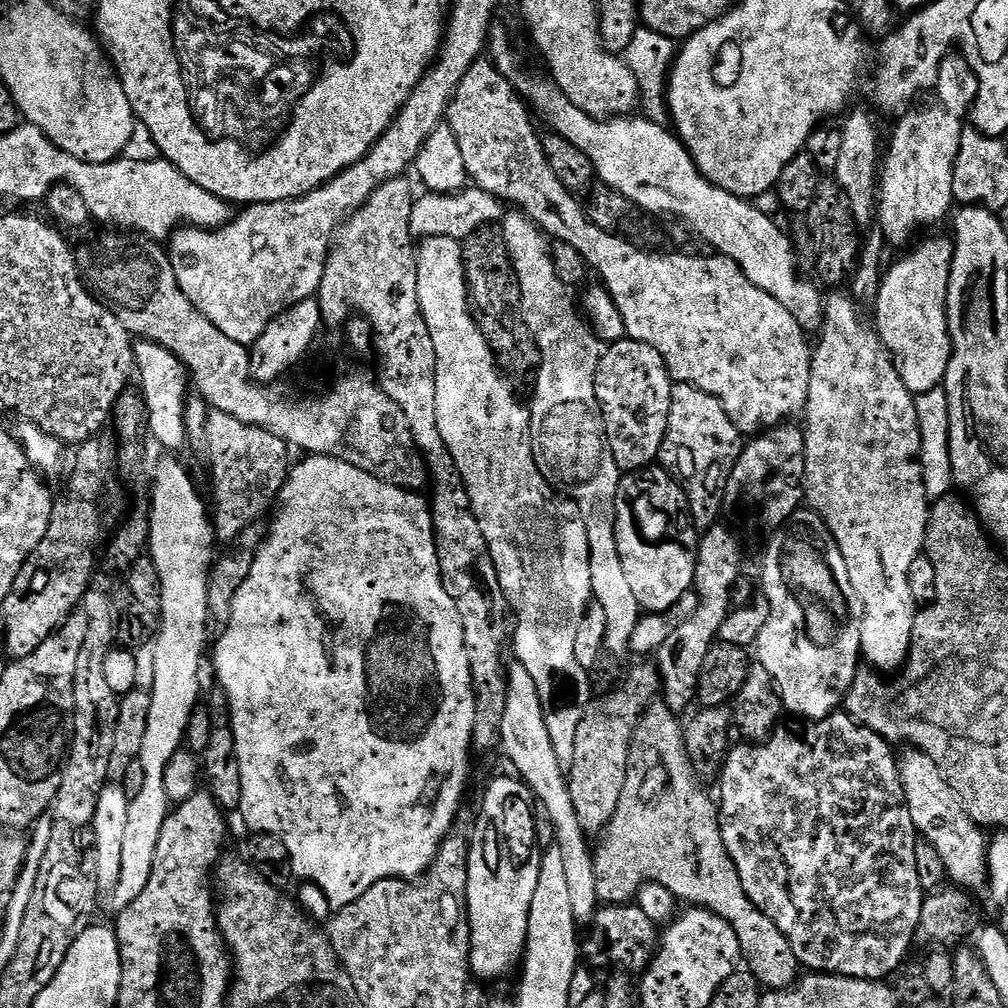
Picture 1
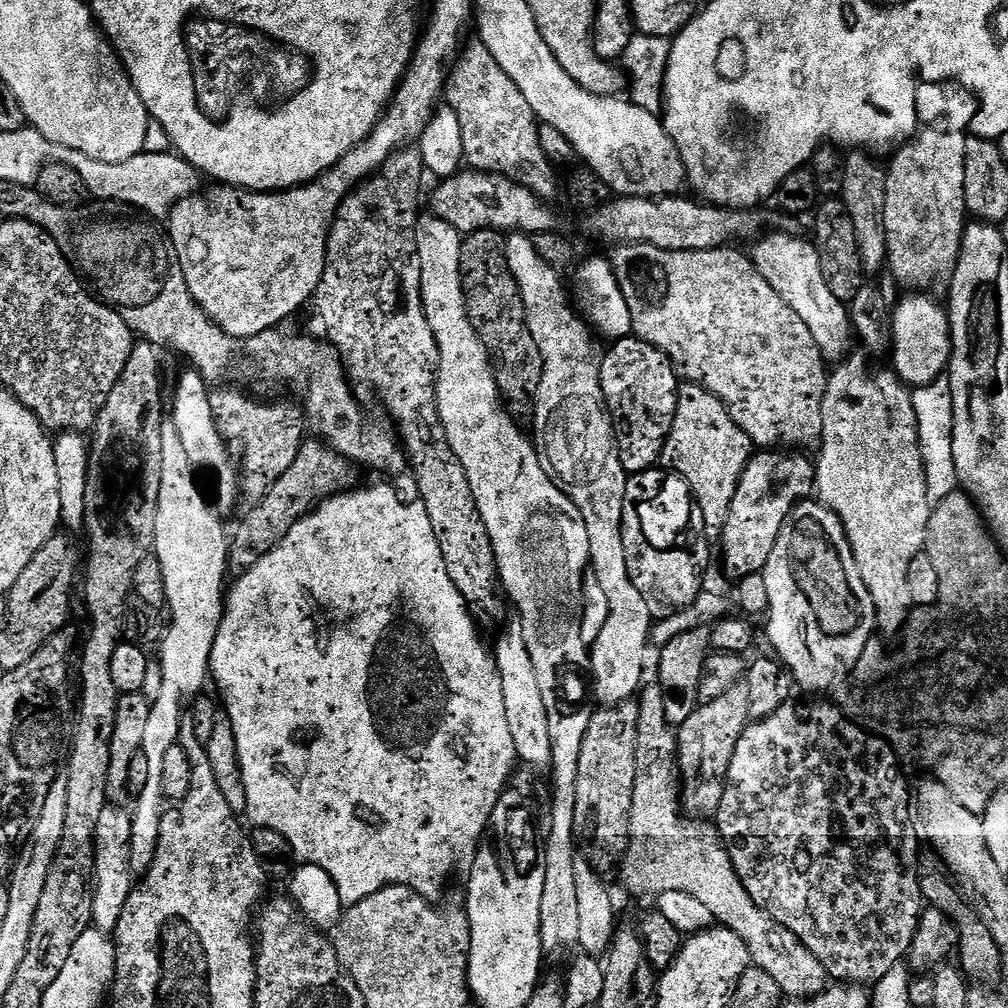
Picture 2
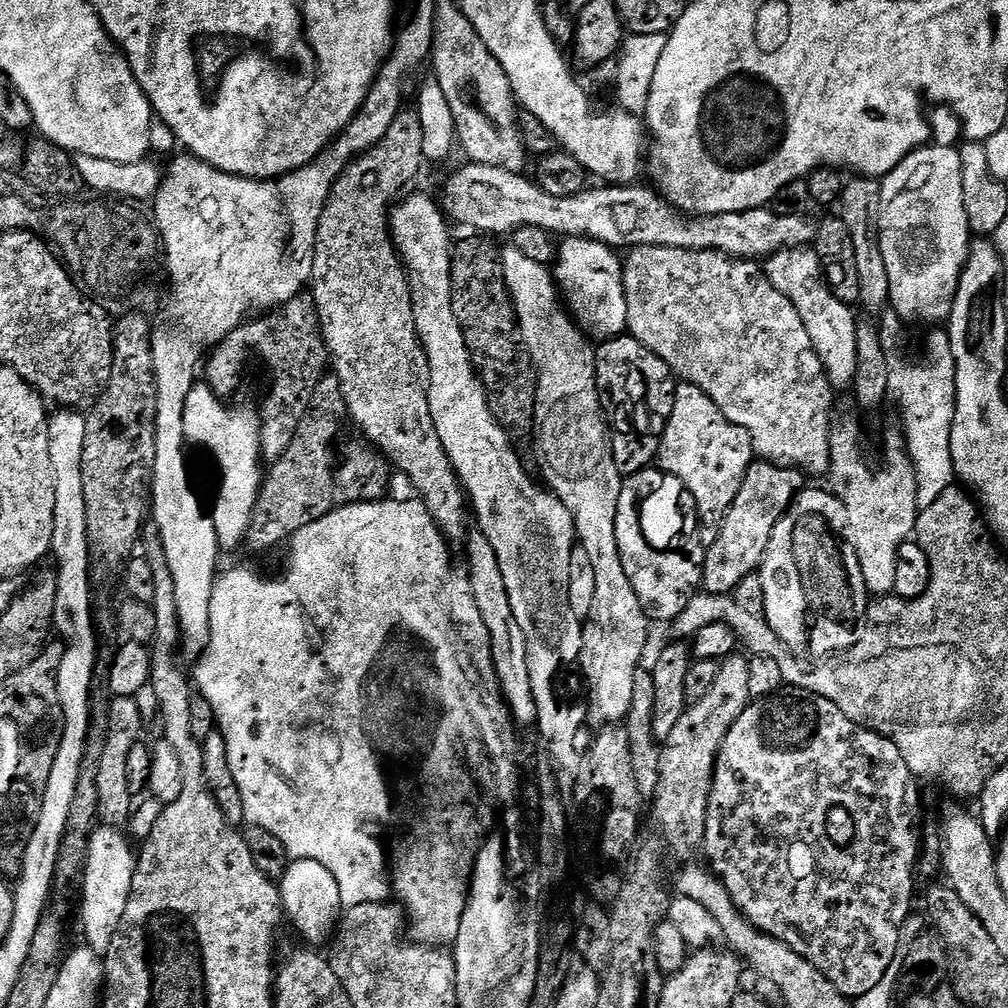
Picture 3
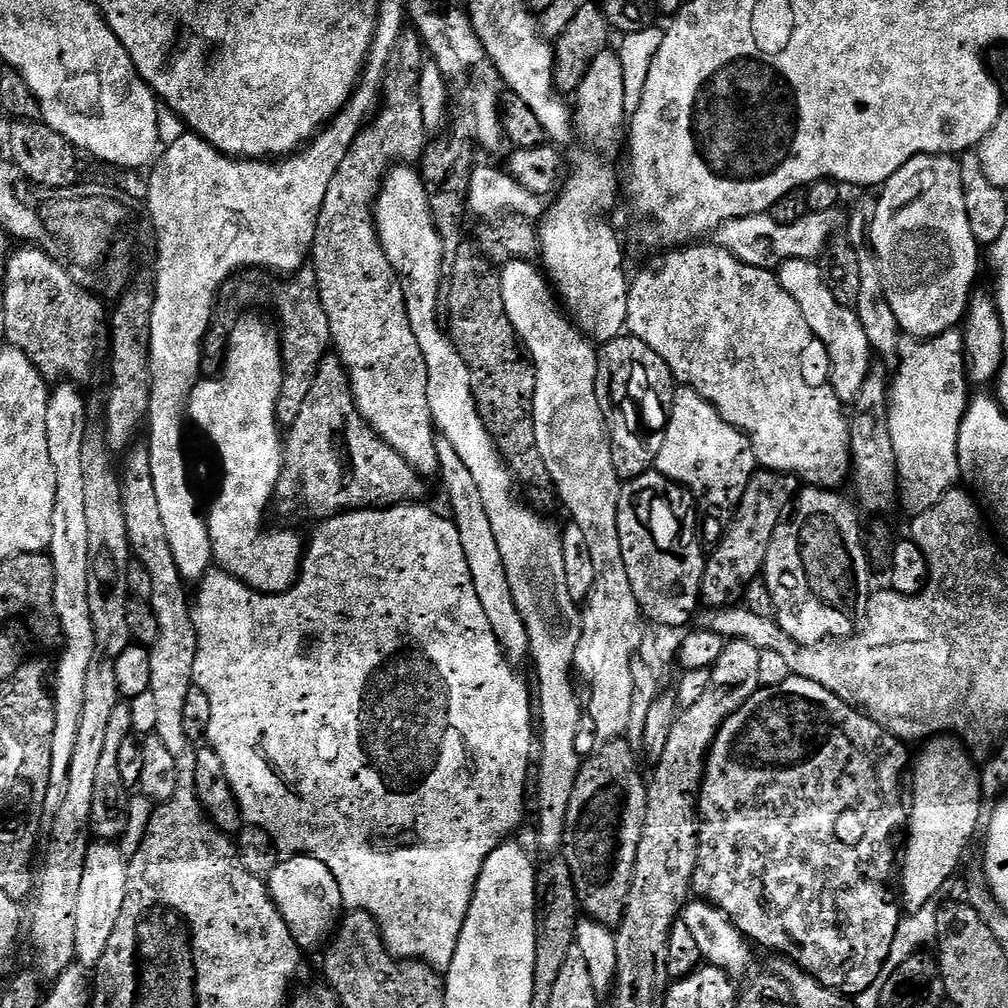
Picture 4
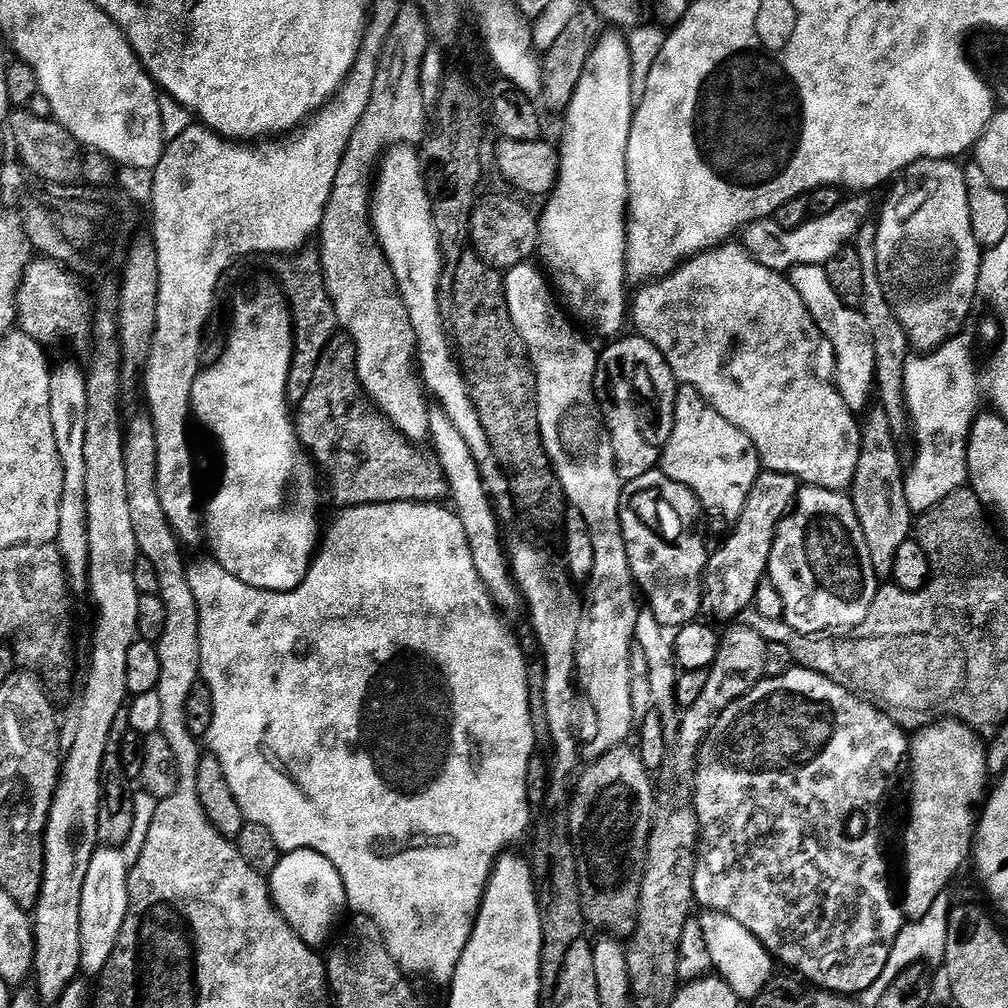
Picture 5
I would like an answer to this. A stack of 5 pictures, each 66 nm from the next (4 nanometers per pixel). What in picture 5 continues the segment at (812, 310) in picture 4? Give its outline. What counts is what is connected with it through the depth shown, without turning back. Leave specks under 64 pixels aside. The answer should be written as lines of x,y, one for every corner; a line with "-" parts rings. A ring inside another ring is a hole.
799,264
792,269
790,279
802,302
806,302
806,310
810,310
814,322
822,330
824,337
832,343
836,355
834,383
837,392
853,414
863,413
869,407
868,399
873,399
876,383
874,342
870,338
863,312
847,308
842,298
834,294
834,286
830,286
830,278
826,278
824,269
819,264

